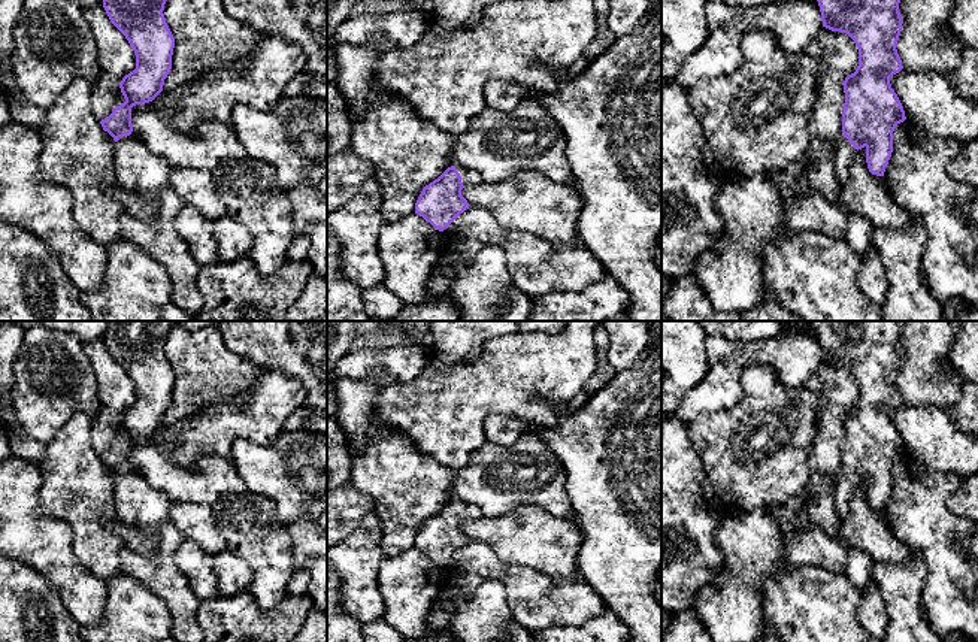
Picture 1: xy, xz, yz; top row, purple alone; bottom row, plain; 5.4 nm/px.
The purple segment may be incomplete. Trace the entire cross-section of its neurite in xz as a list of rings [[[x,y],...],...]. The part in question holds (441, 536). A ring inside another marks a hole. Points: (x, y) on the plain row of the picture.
[[[451,500],[423,523],[415,537],[415,548],[439,566],[443,566],[470,540],[461,530],[461,524],[469,520],[479,520],[481,517],[479,506]]]

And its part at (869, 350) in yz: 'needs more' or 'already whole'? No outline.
needs more

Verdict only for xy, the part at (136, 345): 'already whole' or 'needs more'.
needs more

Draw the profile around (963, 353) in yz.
[[[959,321],[950,361],[965,379],[978,384],[978,321]]]

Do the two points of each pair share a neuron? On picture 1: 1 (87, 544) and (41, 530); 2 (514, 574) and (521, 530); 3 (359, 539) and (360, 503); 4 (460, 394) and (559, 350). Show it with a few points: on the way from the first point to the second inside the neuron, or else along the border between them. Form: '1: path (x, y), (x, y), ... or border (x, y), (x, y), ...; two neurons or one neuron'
1: border (50, 514), (69, 526), (72, 551), (90, 571); two neurons
2: border (486, 542), (503, 560), (515, 562), (548, 575); two neurons
3: border (374, 509), (342, 541); two neurons
4: path (484, 387), (515, 375), (535, 374); one neuron

